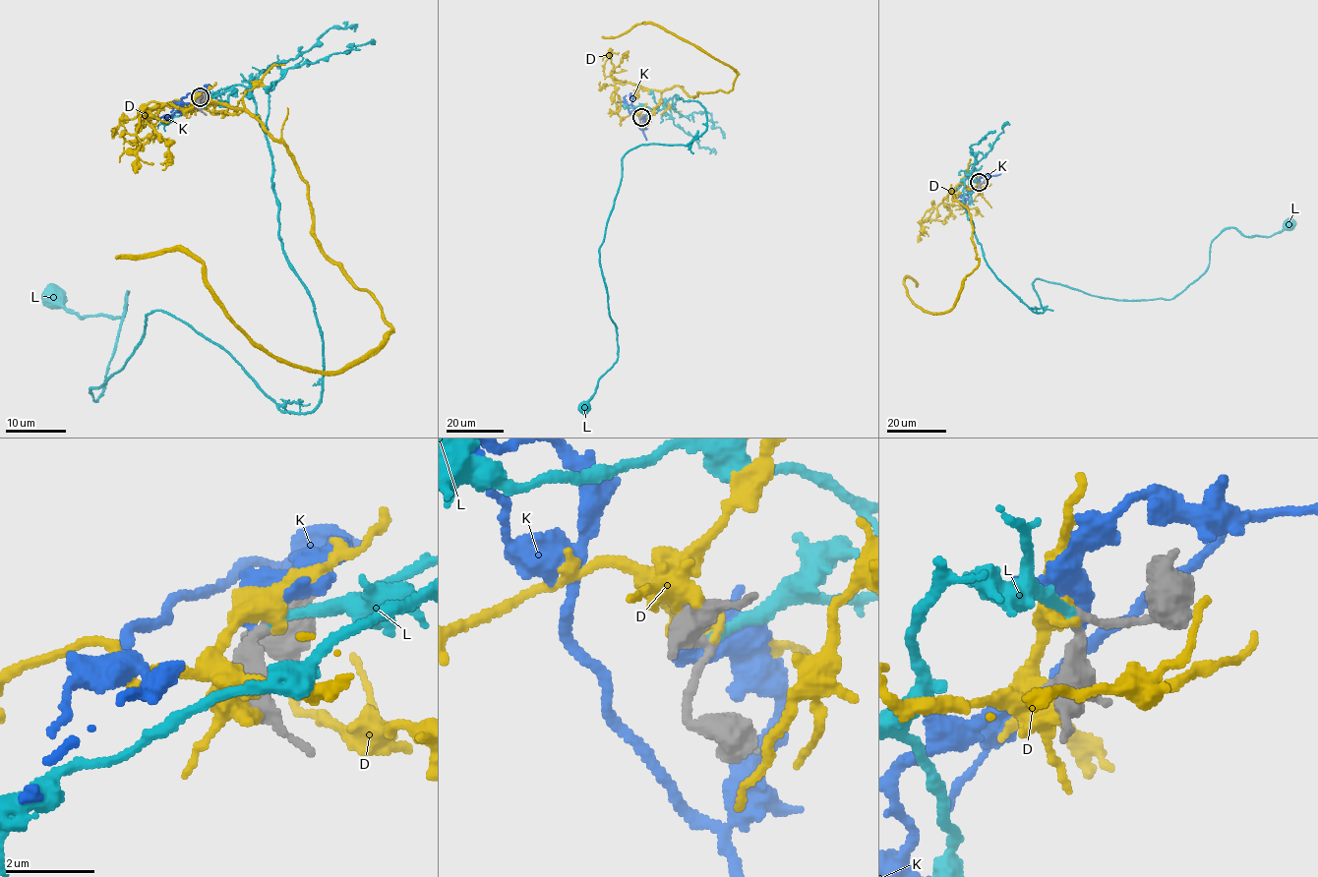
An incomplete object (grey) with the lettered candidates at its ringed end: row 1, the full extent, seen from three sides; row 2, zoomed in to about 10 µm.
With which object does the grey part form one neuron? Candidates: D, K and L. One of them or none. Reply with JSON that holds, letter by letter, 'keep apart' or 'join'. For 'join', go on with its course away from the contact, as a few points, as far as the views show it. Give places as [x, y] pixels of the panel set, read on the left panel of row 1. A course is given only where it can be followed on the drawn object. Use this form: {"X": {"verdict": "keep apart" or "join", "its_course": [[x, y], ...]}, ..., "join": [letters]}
{"D": {"verdict": "keep apart"}, "K": {"verdict": "keep apart"}, "L": {"verdict": "join", "its_course": [[201, 97], [251, 90], [322, 400], [284, 412], [161, 312], [94, 402], [128, 293], [113, 319], [53, 296]]}, "join": ["L"]}

